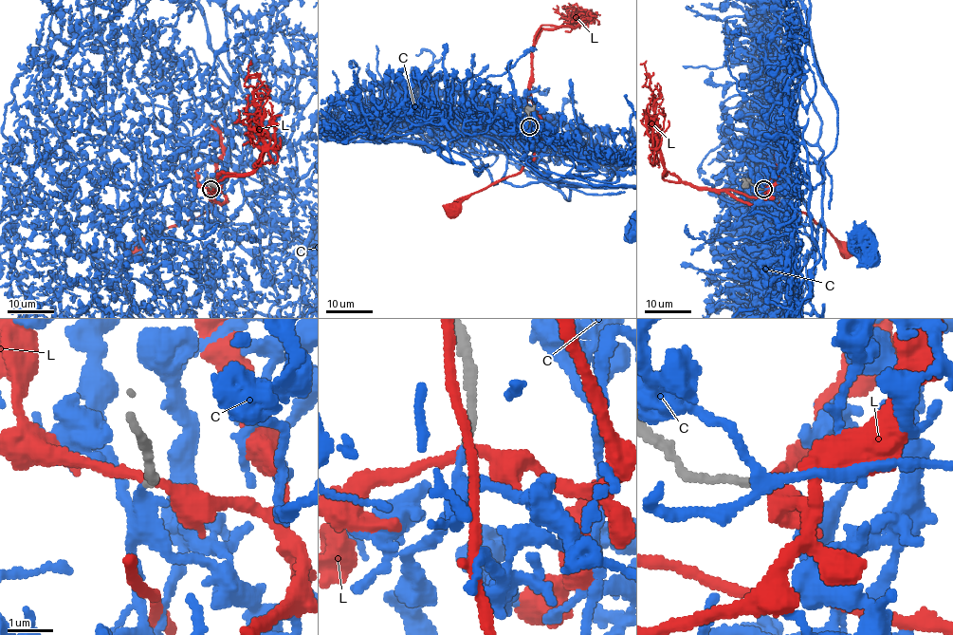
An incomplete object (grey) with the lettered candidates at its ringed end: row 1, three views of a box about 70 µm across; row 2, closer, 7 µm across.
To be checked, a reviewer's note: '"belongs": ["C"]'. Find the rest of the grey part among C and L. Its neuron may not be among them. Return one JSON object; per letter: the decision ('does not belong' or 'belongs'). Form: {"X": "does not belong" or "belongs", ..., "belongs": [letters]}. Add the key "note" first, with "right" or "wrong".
{"note": "right", "C": "belongs", "L": "does not belong", "belongs": ["C"]}

